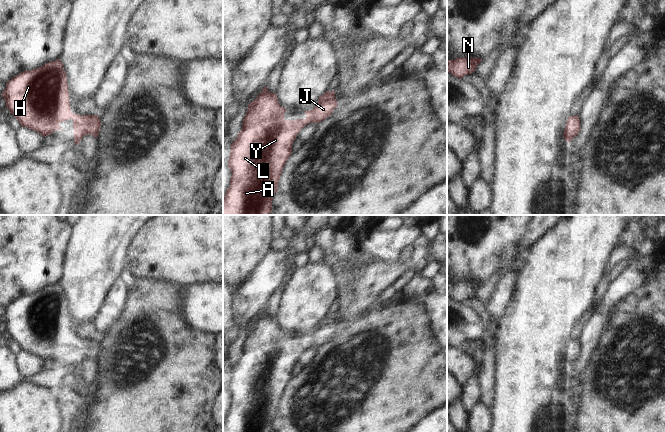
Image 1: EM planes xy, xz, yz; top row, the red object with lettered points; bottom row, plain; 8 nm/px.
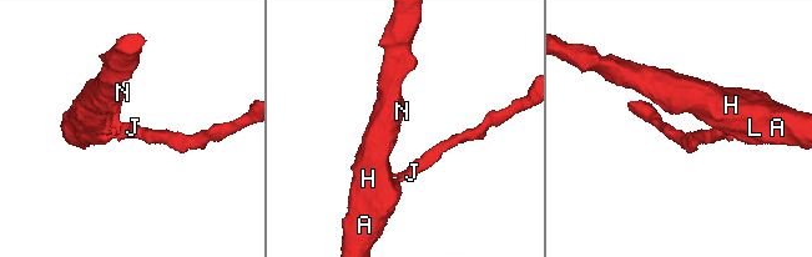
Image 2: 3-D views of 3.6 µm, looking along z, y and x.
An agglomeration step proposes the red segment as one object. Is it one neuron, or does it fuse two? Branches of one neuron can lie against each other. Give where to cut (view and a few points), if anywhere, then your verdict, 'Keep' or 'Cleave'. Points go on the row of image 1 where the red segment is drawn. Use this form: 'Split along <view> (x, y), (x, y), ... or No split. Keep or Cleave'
No split. Keep.

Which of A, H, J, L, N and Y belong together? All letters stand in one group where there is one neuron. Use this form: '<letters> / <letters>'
A H J L N Y

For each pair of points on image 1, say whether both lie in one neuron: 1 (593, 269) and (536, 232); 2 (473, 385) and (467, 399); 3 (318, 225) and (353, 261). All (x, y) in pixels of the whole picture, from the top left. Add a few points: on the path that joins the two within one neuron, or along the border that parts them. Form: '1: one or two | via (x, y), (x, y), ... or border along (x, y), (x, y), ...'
1: two | border along (555, 225), (538, 239), (527, 253)
2: one | via (471, 388), (470, 396)
3: one | via (326, 234), (344, 252)

